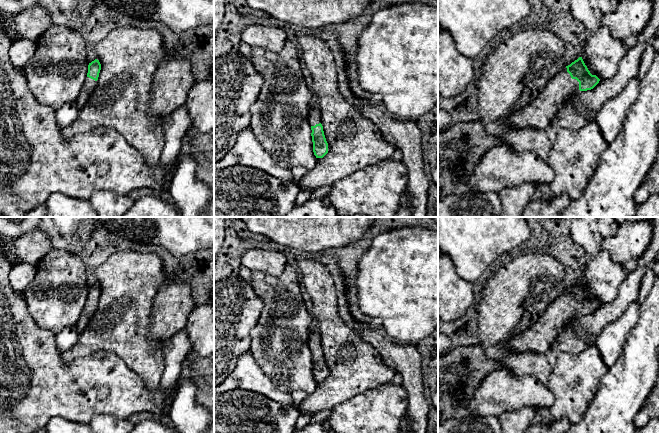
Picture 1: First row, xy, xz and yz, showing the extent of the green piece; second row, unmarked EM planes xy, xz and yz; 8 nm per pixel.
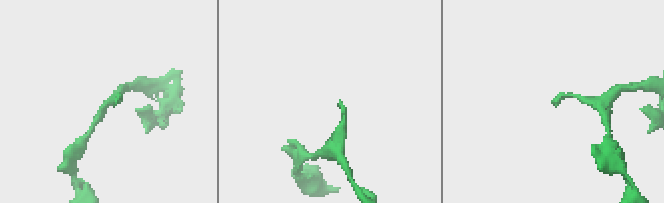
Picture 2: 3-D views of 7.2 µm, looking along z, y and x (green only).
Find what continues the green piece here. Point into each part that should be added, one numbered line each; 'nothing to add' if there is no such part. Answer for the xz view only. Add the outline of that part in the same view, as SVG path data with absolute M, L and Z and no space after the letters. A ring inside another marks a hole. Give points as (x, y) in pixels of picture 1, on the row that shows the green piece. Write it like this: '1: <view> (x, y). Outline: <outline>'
1: xz (314, 116). Outline: M312 105L309 113L309 124L315 126L321 123L321 114L317 105Z

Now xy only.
1: xy (89, 85). Outline: M86 77L84 84L82 86L82 89L75 101L78 109L81 109L86 104L91 93L95 89L96 85L97 85L97 81L95 81L89 77Z

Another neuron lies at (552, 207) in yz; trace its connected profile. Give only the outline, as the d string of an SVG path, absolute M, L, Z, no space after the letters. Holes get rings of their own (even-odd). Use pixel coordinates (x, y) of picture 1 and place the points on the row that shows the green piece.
M567 194L559 197L553 196L550 199L532 200L525 208L522 217L560 217L561 212L572 201Z

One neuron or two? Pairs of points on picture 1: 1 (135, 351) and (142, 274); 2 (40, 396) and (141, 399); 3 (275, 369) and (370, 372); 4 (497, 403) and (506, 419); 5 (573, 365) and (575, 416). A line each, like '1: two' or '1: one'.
1: one
2: one
3: two
4: two
5: one

